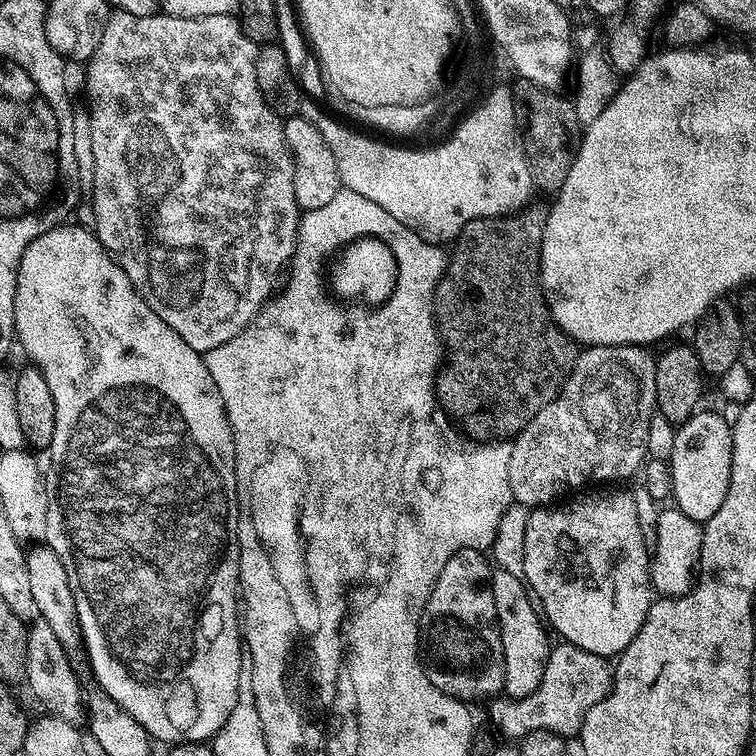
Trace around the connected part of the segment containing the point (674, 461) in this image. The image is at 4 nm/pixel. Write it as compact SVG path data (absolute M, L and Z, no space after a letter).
M697 410L685 424L675 429L674 450L670 459L672 473L671 499L675 507L686 513L697 522L714 518L718 506L726 499L726 490L730 486L730 466L732 465L732 426L727 425L720 417L719 411L704 412Z

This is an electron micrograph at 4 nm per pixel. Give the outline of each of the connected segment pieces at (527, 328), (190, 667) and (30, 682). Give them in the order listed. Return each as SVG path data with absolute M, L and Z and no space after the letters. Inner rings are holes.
M529 203L518 212L506 216L487 216L481 220L466 222L466 226L457 234L450 251L447 253L448 264L444 267L444 277L436 283L436 292L432 295L434 305L434 323L440 334L440 342L446 353L446 363L439 369L434 380L434 391L437 401L441 405L448 404L448 408L456 416L468 416L472 424L476 424L476 440L480 442L508 442L515 438L519 432L528 425L530 418L538 414L549 404L560 391L564 380L574 370L578 345L571 336L567 336L563 330L552 320L547 302L544 301L544 292L540 289L540 243L546 226L548 208L545 205Z
M65 222L65 223L62 223L62 224L58 224L58 225L56 225L56 227L54 227L54 228L51 228L51 230L50 230L50 231L48 231L48 232L43 232L43 234L42 234L42 235L41 235L41 236L39 236L39 237L38 237L38 238L34 238L34 242L30 242L30 246L26 246L26 250L25 250L25 251L24 251L24 253L23 253L23 254L22 254L22 258L21 258L21 259L20 259L20 265L19 265L19 266L18 266L18 278L17 278L17 279L16 279L16 293L15 293L15 294L14 294L14 322L15 322L15 323L16 323L16 340L17 340L17 341L18 341L18 344L19 344L19 347L20 347L20 344L21 344L21 346L22 346L22 347L24 347L24 352L25 352L25 354L26 354L26 355L28 355L28 356L29 356L29 358L30 358L30 359L32 359L32 360L29 360L29 361L31 361L31 363L32 363L32 364L33 364L33 365L35 365L35 367L37 367L37 368L39 368L39 369L40 369L40 372L41 372L41 373L42 373L42 374L43 374L43 376L44 376L44 377L45 377L45 378L46 378L46 383L48 383L48 384L49 384L49 386L50 386L50 394L54 394L54 442L53 442L53 443L52 443L52 446L51 446L51 449L50 449L50 455L52 455L52 465L50 465L50 466L49 466L49 468L48 468L48 465L47 465L47 468L46 468L46 479L45 479L45 481L44 481L44 485L45 485L45 486L46 486L46 490L47 490L47 491L48 491L48 505L47 505L47 506L46 506L46 534L45 534L45 535L44 535L44 540L45 540L45 541L46 541L46 544L47 544L47 547L50 547L50 548L52 548L52 550L53 550L53 551L54 551L54 553L55 553L55 554L58 554L58 558L60 558L60 559L61 559L61 560L62 560L62 565L64 565L64 567L65 567L65 568L66 568L66 575L67 575L67 577L68 577L68 579L69 579L69 582L70 582L70 588L71 588L71 590L73 590L73 594L74 594L74 602L75 602L75 603L76 603L76 604L77 604L77 620L78 620L78 621L79 621L79 623L80 623L80 630L81 630L81 632L82 632L82 634L83 634L83 645L82 645L82 646L83 646L83 649L84 649L84 650L86 650L86 649L87 649L87 650L88 650L88 658L89 658L89 660L90 660L90 661L91 661L91 662L92 662L92 670L93 670L93 672L94 672L94 673L95 673L95 674L96 674L96 678L97 678L97 680L98 680L98 681L99 681L99 682L100 682L100 684L98 684L98 688L99 688L99 691L102 691L102 692L105 692L105 693L106 693L106 694L108 694L108 695L109 695L109 696L110 696L110 698L112 698L112 699L113 699L113 700L114 700L114 702L116 702L116 703L117 703L117 704L118 704L118 706L119 706L119 707L120 707L120 709L121 709L121 710L122 710L122 711L125 711L125 712L126 712L126 714L128 714L128 715L129 715L129 716L130 716L130 718L134 718L134 722L136 722L136 723L140 723L140 724L141 724L141 726L142 726L142 727L144 727L144 728L145 728L145 730L146 730L146 731L147 731L147 732L148 732L148 734L149 734L149 736L150 736L150 737L151 737L151 739L152 739L152 740L153 740L153 741L156 741L156 742L158 742L158 740L165 740L165 742L166 742L166 743L165 743L165 745L168 745L168 746L171 746L171 745L174 745L174 744L194 744L194 743L197 743L197 742L208 742L208 741L211 741L211 739L212 739L212 737L213 737L213 736L215 736L215 734L216 734L216 732L217 732L217 731L218 731L218 729L220 729L220 728L221 728L221 726L223 726L223 725L224 725L224 723L225 723L225 722L226 722L226 718L230 718L230 710L234 710L234 702L235 702L235 701L236 701L236 689L237 689L237 688L238 688L238 682L239 682L239 681L240 681L240 674L241 674L241 671L242 671L242 665L240 665L240 656L241 656L241 660L242 660L242 620L241 620L241 617L240 617L240 616L239 616L239 615L238 615L238 592L237 592L237 588L238 588L238 581L239 581L239 579L240 579L240 543L239 543L239 542L238 542L238 534L237 534L237 533L236 533L236 527L237 527L237 526L238 526L238 522L239 522L239 521L240 521L240 503L239 503L239 502L238 502L238 501L236 501L236 459L235 459L235 458L234 458L234 442L233 442L233 441L232 441L232 427L231 427L231 426L230 426L230 422L229 422L229 421L228 421L228 415L227 415L227 414L226 414L226 410L225 410L225 409L224 409L224 403L223 403L223 402L222 402L222 398L221 398L221 397L220 397L220 395L219 395L219 394L218 394L218 386L214 386L214 378L213 378L213 377L212 377L212 375L211 375L211 374L210 374L210 370L206 370L206 362L205 362L205 361L204 361L204 358L203 358L203 355L201 355L201 353L199 353L199 352L195 352L195 350L193 350L193 349L192 349L192 348L191 348L191 347L190 347L190 346L186 346L186 342L182 342L182 338L178 338L178 334L174 334L174 330L170 330L170 326L166 326L166 322L162 322L162 318L158 318L158 314L154 314L154 310L150 310L150 306L146 306L146 302L145 302L145 301L144 301L144 299L143 299L143 298L142 298L142 297L141 297L141 296L140 296L140 295L139 295L139 294L138 294L138 290L137 290L137 289L136 289L136 287L134 287L134 285L132 285L132 283L131 283L131 282L130 282L130 278L126 278L126 274L125 274L125 273L124 273L124 271L123 271L123 270L122 270L122 266L121 266L121 265L120 265L120 263L118 263L118 262L117 262L117 261L116 261L116 260L115 260L115 259L114 259L114 257L113 257L113 255L112 255L112 253L110 253L110 252L108 252L108 251L106 251L106 250L105 250L105 249L104 249L104 246L103 246L103 244L102 244L102 242L101 242L101 241L100 241L100 239L99 239L99 238L98 238L98 237L96 237L96 234L95 234L95 231L93 231L93 229L92 229L92 228L91 228L91 227L88 227L88 228L83 228L83 226L82 226L82 225L80 225L80 224L72 224L72 223L73 223L73 222Z
M38 618L28 630L28 653L26 654L26 688L41 704L43 711L50 716L57 716L66 722L80 726L86 720L86 692L80 689L80 680L72 669L73 657L58 642L58 637L50 630L46 621Z

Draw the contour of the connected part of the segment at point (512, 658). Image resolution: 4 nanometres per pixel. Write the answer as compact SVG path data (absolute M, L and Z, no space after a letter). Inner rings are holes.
M496 568L492 573L490 583L496 622L500 625L502 654L506 666L503 695L514 700L521 700L534 694L534 690L538 690L538 686L542 682L544 664L553 650L553 645L548 644L550 632L542 619L541 609L534 603L534 597L521 577Z

